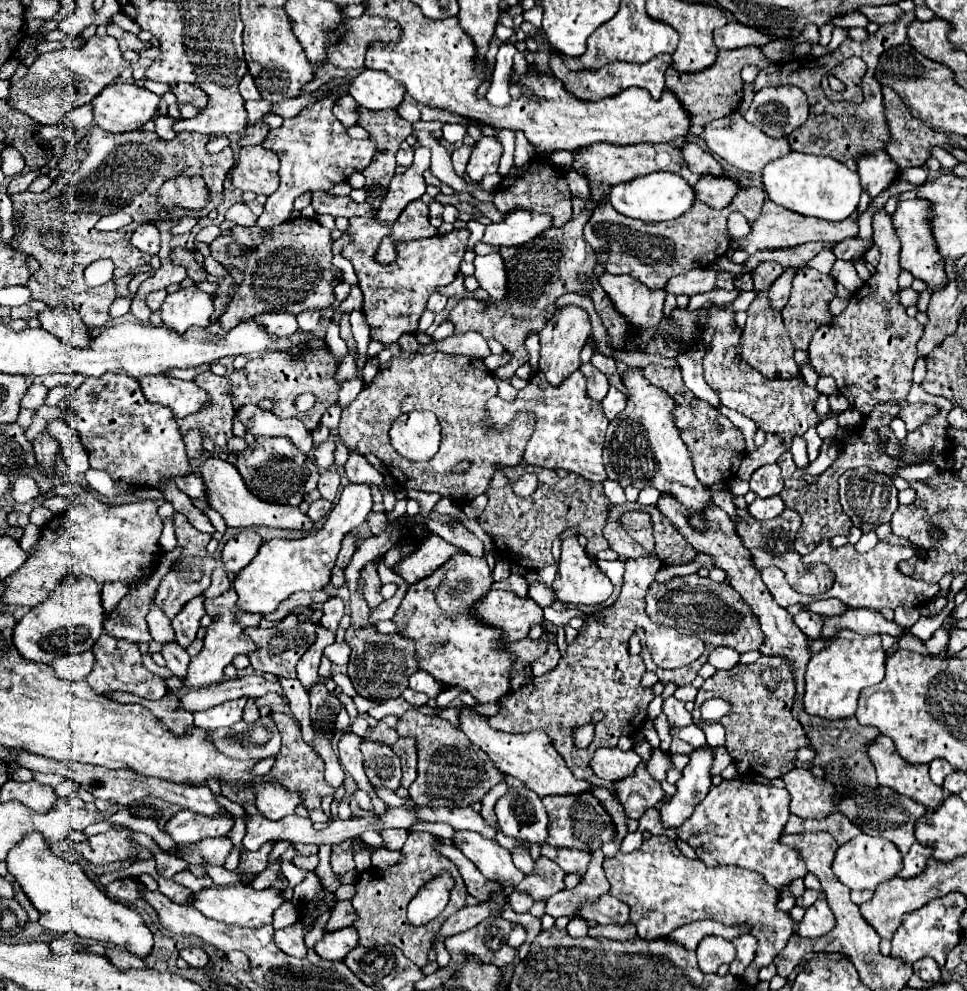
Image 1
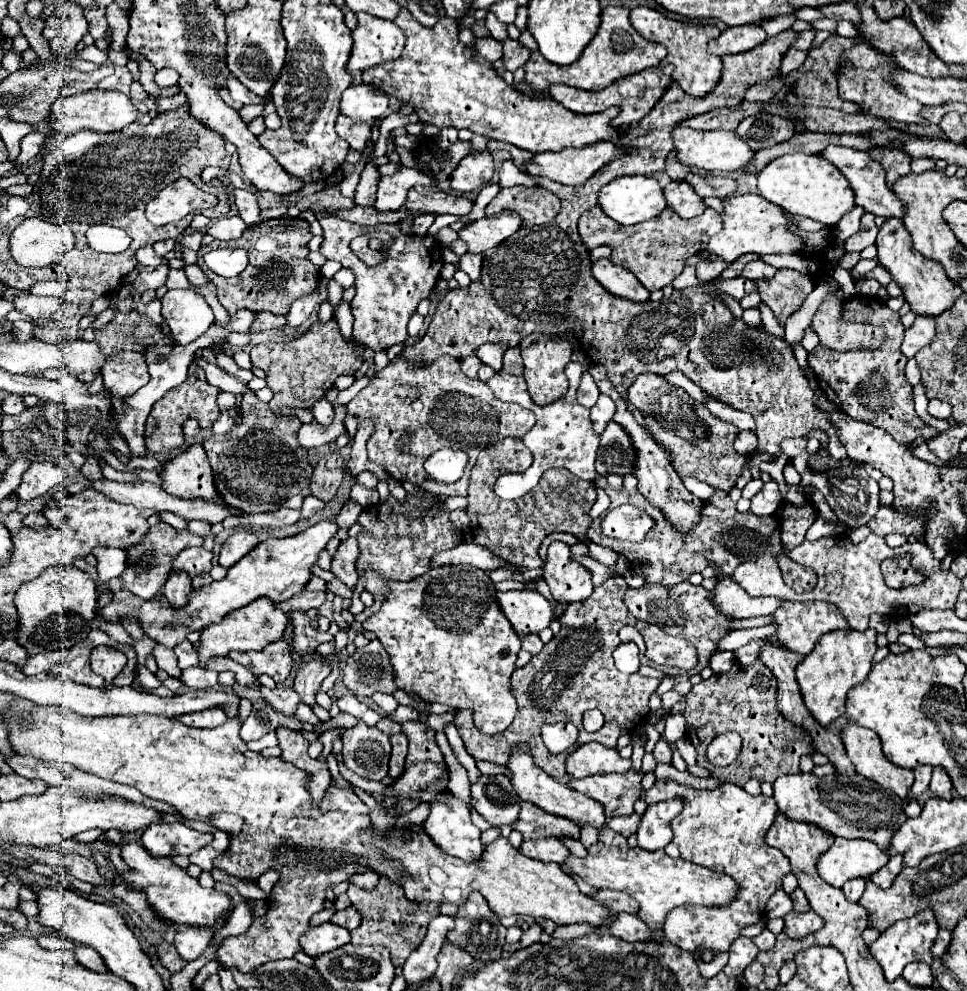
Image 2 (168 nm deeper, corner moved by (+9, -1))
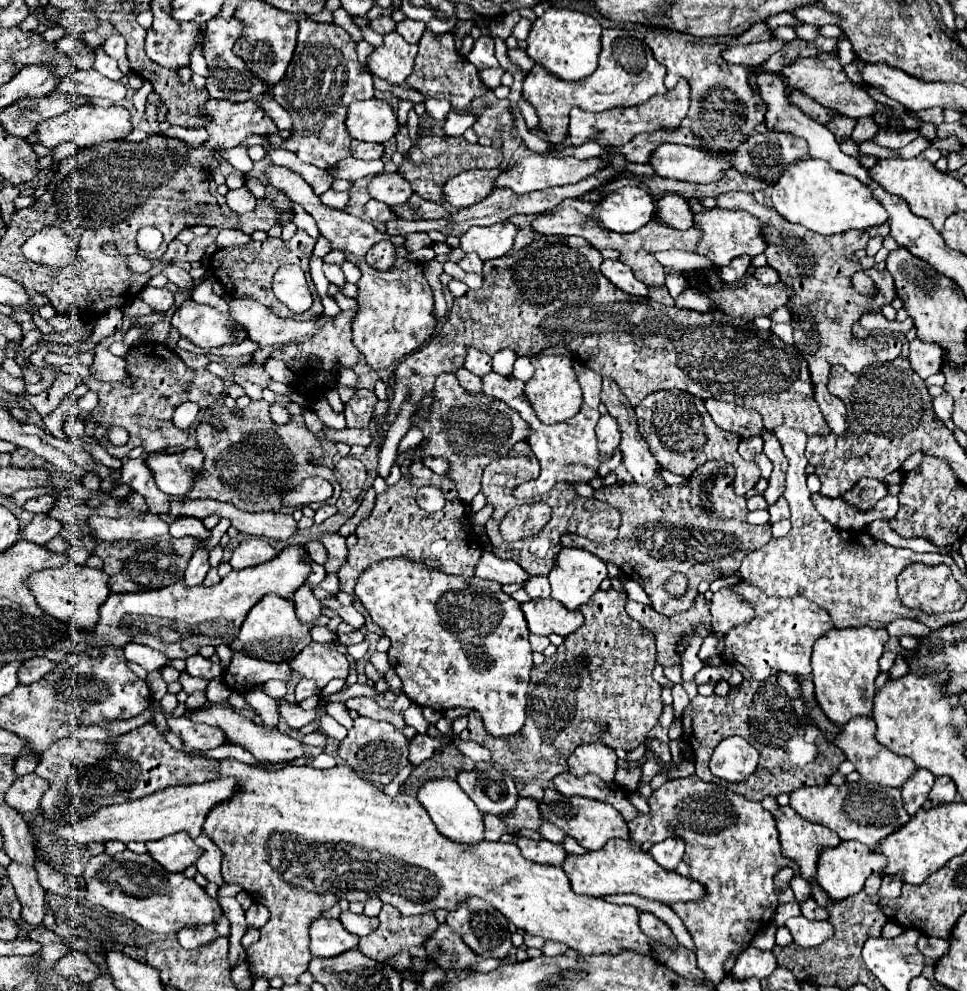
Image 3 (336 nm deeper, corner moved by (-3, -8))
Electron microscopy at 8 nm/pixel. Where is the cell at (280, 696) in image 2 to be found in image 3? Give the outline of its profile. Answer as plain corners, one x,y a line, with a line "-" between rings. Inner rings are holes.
301,678
301,682
299,682
297,688
295,688
295,700
297,700
297,702
303,702
305,698
313,696
313,692
317,692
317,684
313,684
313,680

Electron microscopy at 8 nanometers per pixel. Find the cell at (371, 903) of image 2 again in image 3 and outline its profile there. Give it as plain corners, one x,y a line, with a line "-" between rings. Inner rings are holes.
385,904
383,910
381,910
381,914
379,914
379,926
377,926
377,930
375,930
373,934
361,938
357,948
359,948
365,956
369,956
369,958
373,958
373,960
379,960
379,962
385,962
385,960
393,958
397,952
405,950
405,952
409,952
409,954
415,958
415,962
419,964
417,968
423,968
423,966
427,964
427,960
425,960
427,952
425,952
425,948
423,948
423,942
433,934
433,930
437,930
437,926
439,926
439,922
435,920
433,912
421,914
421,916
401,916
401,914
397,912
397,908

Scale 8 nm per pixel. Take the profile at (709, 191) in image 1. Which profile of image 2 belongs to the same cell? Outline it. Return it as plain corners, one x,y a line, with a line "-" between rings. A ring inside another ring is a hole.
673,181
671,185
667,185
665,197
667,197
667,205
673,207
673,211
683,219
697,217
707,209
703,197
697,197
697,191
691,189
687,181

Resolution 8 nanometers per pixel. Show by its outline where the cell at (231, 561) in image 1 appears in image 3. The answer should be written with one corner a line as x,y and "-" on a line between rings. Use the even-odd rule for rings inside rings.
249,538
249,540
243,540
233,550
233,556
231,556
229,562
231,562
233,570
243,570
243,568
249,568
249,566
257,566
257,564
269,562
275,556
277,556
277,550
267,540

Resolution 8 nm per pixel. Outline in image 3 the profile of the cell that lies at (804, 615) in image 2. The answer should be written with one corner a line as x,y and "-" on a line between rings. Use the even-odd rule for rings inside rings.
739,580
733,586
733,592
739,594
747,604
753,606
755,616
751,622
739,624
725,634
725,648
721,658
737,668
745,680
767,680
773,674
785,672
801,678
811,676
811,648
825,632
833,628
829,614
803,596
793,598
773,598
765,596
755,584

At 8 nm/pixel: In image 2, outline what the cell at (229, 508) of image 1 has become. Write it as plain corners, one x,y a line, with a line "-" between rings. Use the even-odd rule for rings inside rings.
191,445
185,453
165,463
161,479
163,479
161,487
179,499
187,501
203,499
213,501
217,505
225,505
225,501
215,489
213,469
201,445

